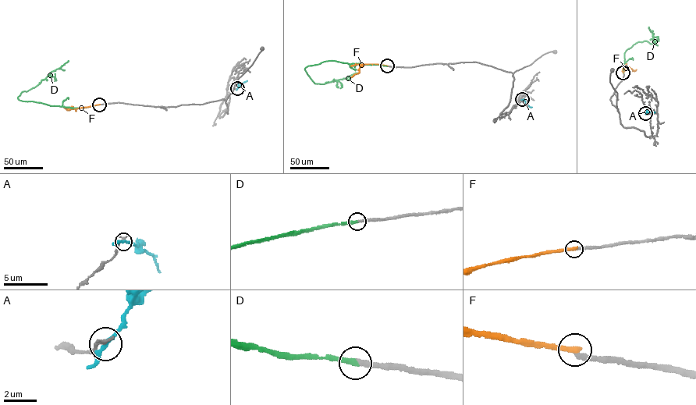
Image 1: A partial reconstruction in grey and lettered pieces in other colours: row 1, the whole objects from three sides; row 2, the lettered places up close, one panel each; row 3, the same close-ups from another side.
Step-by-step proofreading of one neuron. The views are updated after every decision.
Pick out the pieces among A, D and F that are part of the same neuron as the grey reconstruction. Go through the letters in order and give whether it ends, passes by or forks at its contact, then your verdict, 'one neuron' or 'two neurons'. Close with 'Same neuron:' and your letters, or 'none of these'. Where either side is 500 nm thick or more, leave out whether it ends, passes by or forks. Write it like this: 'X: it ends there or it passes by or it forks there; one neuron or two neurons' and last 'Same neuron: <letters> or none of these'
A: it passes by; two neurons
D: it ends there; one neuron
F: it ends there; two neurons
Same neuron: D

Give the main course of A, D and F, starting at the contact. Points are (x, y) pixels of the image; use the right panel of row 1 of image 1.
A: (645, 113), (655, 111)
D: (623, 72), (626, 49), (638, 42), (654, 43), (653, 33), (648, 27)
F: (623, 72), (623, 68), (626, 67), (632, 71), (636, 69)

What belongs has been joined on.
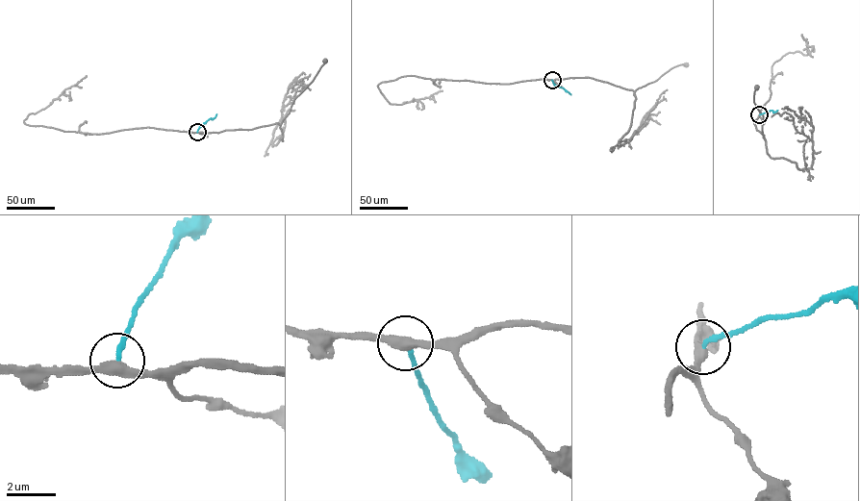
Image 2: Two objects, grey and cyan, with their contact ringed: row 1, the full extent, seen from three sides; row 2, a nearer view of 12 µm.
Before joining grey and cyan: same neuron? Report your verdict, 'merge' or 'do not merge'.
merge

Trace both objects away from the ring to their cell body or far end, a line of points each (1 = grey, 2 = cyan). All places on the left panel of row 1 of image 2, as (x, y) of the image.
1: (197, 132), (251, 130), (277, 123), (280, 125), (294, 99), (313, 80), (325, 61)
2: (197, 132), (216, 113)

